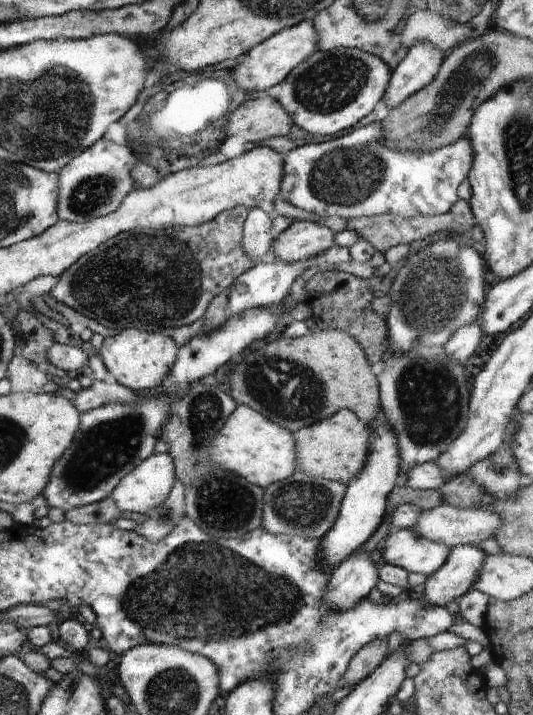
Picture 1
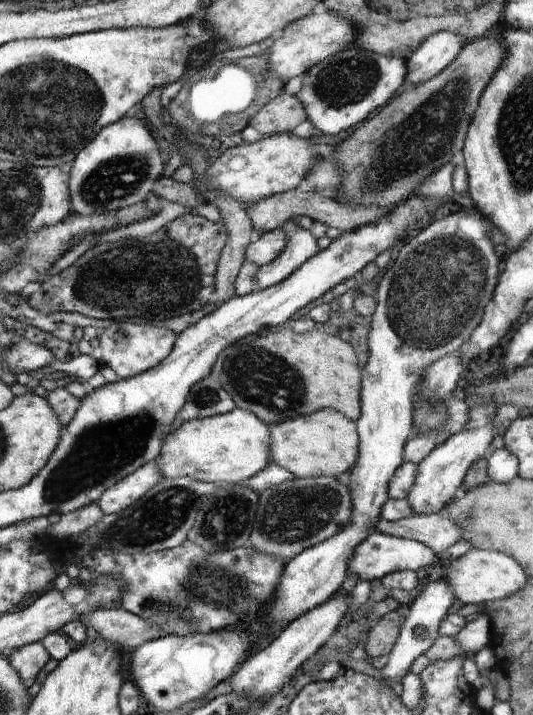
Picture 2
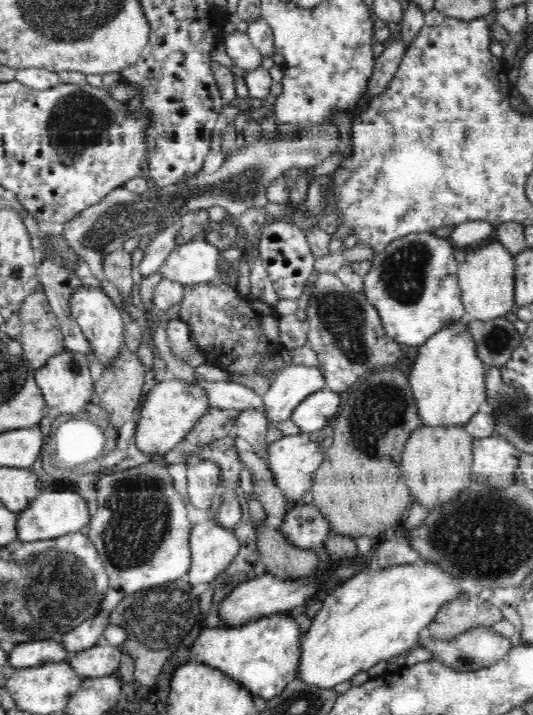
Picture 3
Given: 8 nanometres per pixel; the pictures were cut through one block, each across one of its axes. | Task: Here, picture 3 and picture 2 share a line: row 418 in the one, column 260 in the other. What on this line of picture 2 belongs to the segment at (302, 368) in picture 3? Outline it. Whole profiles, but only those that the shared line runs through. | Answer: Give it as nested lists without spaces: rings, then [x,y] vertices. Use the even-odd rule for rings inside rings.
[[[294,219],[288,220],[282,228],[287,238],[285,249],[270,264],[257,268],[257,281],[261,290],[278,284],[292,271],[298,270],[306,259],[320,251],[310,230],[296,225]]]

